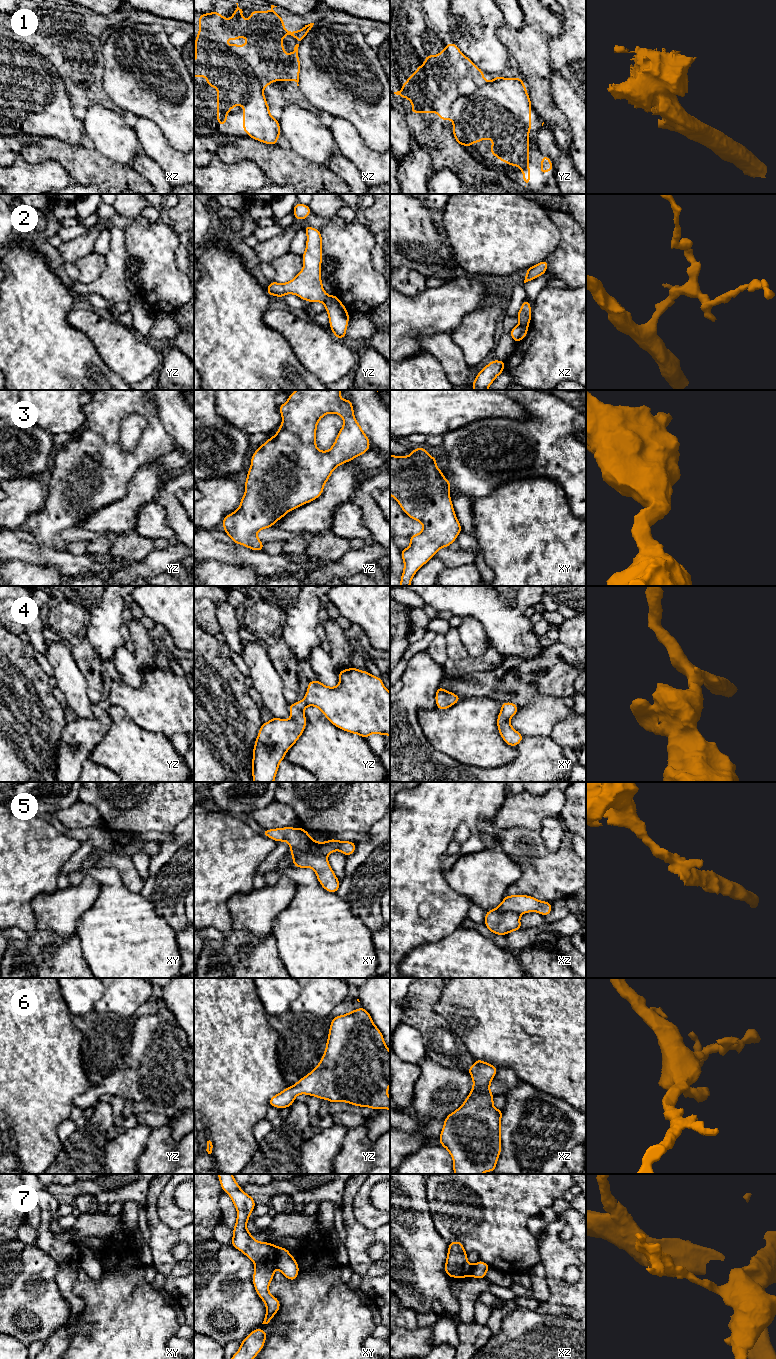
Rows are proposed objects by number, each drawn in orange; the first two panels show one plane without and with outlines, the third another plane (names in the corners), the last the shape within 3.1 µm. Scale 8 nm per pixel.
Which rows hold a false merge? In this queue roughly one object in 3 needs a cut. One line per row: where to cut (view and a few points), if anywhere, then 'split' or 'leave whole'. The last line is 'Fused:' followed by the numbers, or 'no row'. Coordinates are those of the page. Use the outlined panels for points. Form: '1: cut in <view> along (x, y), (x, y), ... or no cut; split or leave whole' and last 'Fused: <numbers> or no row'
1: no cut; leave whole
2: cut in xz along (519, 324), (527, 326); split
3: no cut; leave whole
4: no cut; leave whole
5: cut in xy along (310, 837), (310, 849), (308, 851), (291, 850); split
6: no cut; leave whole
7: cut in xy along (277, 1247), (275, 1267); split
Fused: 2, 5, 7

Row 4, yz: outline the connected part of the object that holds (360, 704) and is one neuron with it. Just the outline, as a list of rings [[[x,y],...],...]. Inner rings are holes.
[[[351,667],[339,671],[339,684],[328,687],[315,679],[309,681],[305,697],[289,704],[291,717],[288,720],[273,717],[262,723],[255,740],[252,758],[252,778],[254,782],[274,782],[279,763],[285,759],[287,751],[297,742],[307,724],[304,709],[316,706],[337,728],[367,739],[370,734],[390,736],[390,692],[381,677],[373,676],[369,671]]]

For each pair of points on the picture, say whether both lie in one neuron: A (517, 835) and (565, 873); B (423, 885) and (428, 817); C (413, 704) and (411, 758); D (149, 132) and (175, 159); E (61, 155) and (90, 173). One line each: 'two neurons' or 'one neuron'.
A: one neuron
B: one neuron
C: one neuron
D: one neuron
E: one neuron

